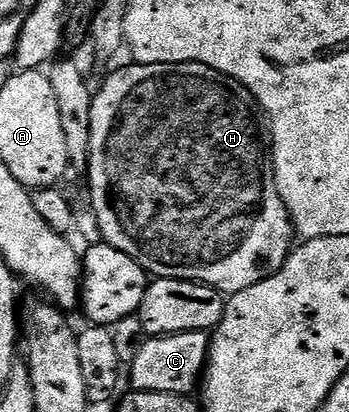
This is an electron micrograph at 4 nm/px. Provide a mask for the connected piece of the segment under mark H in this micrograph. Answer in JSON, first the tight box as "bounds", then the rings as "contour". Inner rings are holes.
{"bounds":[87,63,295,294],"contour":[[[130,63],[130,68],[113,72],[96,89],[91,106],[91,142],[87,153],[89,172],[89,196],[93,199],[93,212],[97,215],[100,239],[123,250],[139,266],[143,266],[150,277],[159,280],[196,280],[207,284],[222,294],[242,292],[268,276],[274,276],[295,247],[295,229],[279,194],[275,182],[275,170],[271,155],[271,133],[267,117],[257,104],[257,99],[238,80],[224,76],[219,70],[202,64],[139,64]]]}

